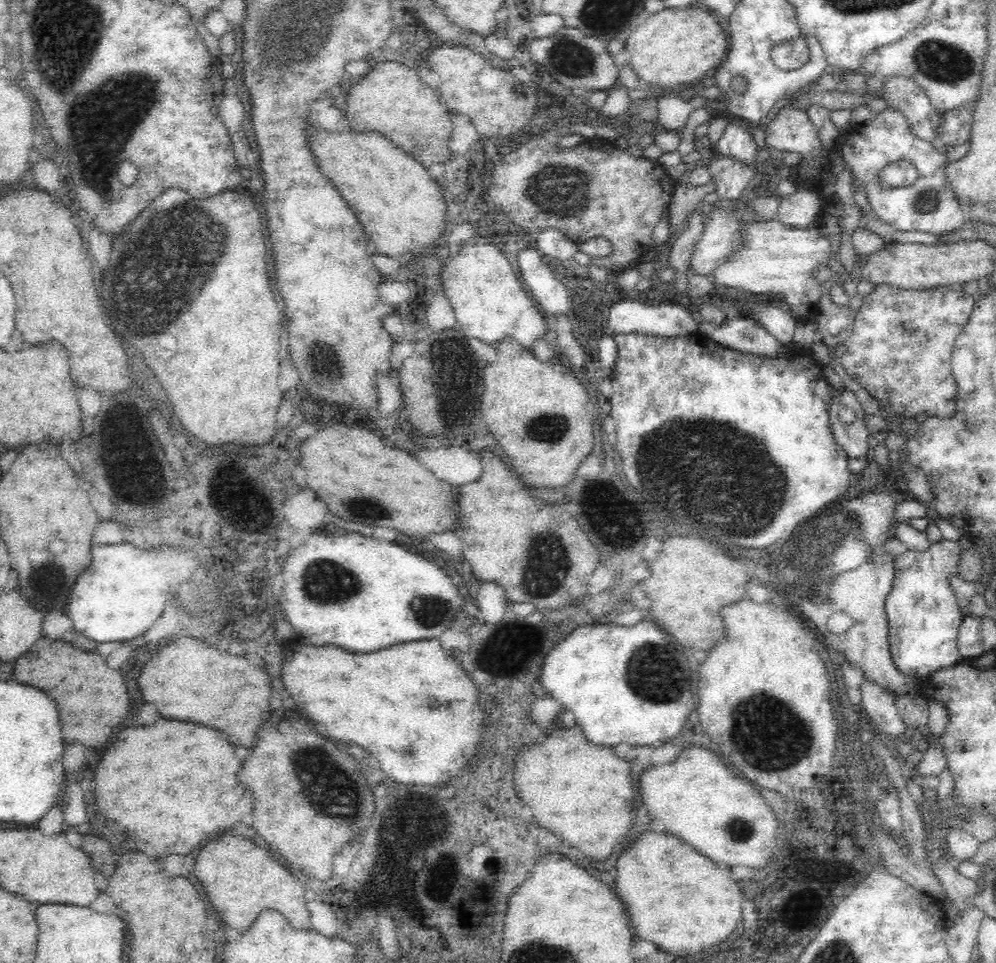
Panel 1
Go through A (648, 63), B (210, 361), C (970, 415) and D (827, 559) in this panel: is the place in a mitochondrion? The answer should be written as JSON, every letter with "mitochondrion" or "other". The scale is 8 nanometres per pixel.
{"A":"other","B":"other","C":"mitochondrion","D":"mitochondrion"}

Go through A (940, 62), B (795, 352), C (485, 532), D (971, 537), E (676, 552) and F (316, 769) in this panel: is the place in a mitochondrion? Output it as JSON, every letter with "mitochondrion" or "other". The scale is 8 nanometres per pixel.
{"A":"mitochondrion","B":"other","C":"other","D":"other","E":"other","F":"mitochondrion"}

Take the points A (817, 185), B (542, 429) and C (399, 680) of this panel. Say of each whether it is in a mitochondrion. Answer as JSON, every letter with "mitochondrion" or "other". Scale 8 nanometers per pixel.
{"A":"other","B":"mitochondrion","C":"other"}

